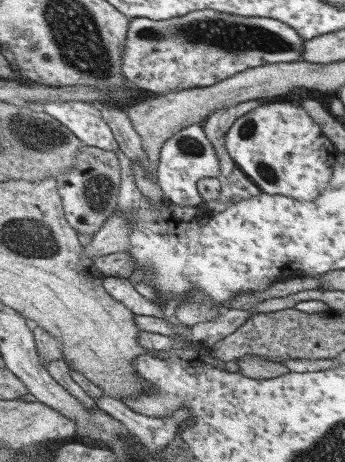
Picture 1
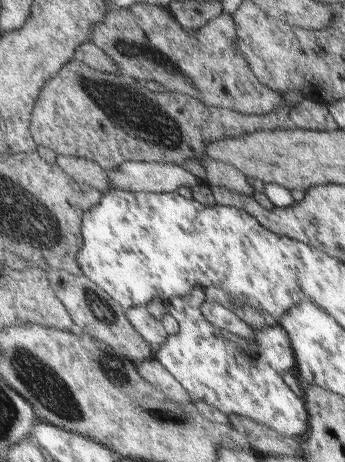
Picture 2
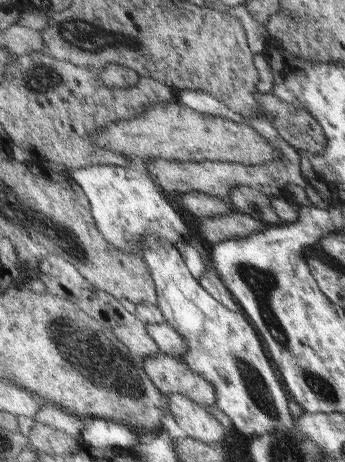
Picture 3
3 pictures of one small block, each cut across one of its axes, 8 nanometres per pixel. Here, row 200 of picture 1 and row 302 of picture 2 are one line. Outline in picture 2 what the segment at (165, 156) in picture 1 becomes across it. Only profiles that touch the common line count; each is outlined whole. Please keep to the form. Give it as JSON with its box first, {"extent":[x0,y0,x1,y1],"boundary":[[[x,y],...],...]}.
{"extent":[153,286,309,438],"boundary":[[[197,286],[187,298],[175,298],[167,302],[167,314],[175,320],[175,334],[167,336],[153,358],[189,392],[193,400],[203,400],[215,406],[225,416],[251,418],[261,426],[269,426],[285,438],[299,438],[303,426],[309,428],[309,414],[305,414],[303,402],[285,386],[281,372],[293,368],[291,338],[285,328],[255,330],[255,342],[249,344],[239,336],[215,328],[199,312],[199,306],[207,300],[203,286]]]}

